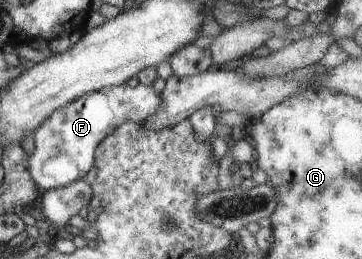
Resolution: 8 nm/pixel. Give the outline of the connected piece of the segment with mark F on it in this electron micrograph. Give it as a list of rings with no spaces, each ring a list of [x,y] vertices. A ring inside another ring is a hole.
[[[121,84],[90,91],[77,99],[54,109],[32,133],[34,150],[28,156],[26,169],[37,189],[58,188],[80,180],[93,166],[96,145],[124,121],[142,125],[148,121],[158,105],[162,103],[161,93],[156,93],[151,85],[137,84],[128,87]]]

